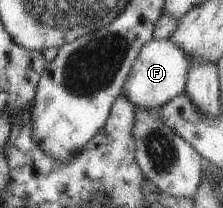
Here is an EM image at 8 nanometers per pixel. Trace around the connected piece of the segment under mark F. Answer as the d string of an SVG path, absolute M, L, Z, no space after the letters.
M153 38L145 43L133 62L122 93L135 107L160 108L164 103L184 92L189 70L189 58L180 46L167 38Z

